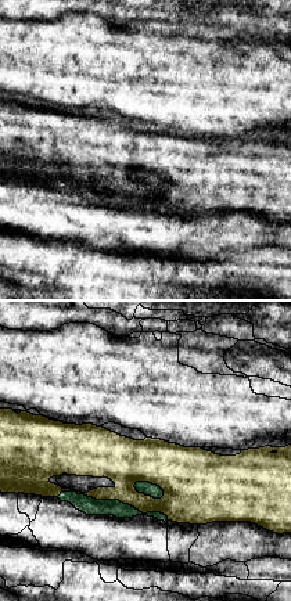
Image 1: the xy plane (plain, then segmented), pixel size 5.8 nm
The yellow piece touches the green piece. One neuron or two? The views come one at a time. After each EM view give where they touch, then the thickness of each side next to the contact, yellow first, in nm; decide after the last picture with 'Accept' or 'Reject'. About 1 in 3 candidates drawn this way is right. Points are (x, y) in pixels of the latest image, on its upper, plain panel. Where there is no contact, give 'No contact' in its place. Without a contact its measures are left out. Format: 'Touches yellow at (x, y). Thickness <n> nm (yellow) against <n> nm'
Touches yellow at (114, 189). Thickness 280 nm (yellow) against 100 nm

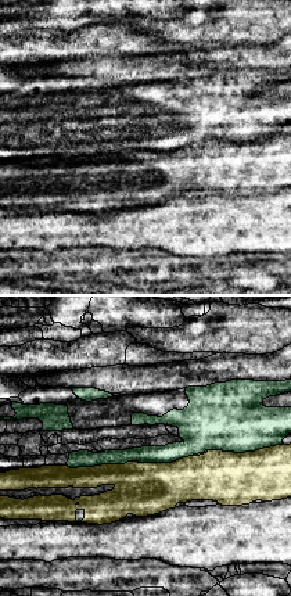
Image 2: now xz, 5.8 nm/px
Touches yellow at (129, 151). Thickness 300 nm (yellow) against 110 nm

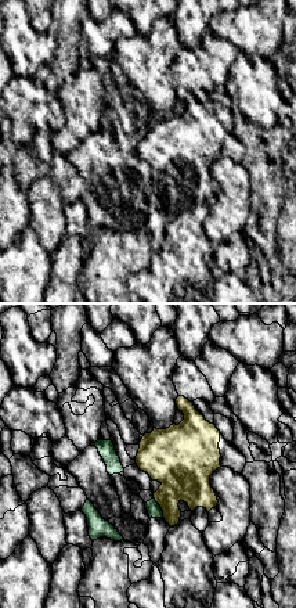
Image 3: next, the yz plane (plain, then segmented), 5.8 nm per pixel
Touches yellow at (161, 197). Thickness 300 nm (yellow) against 80 nm

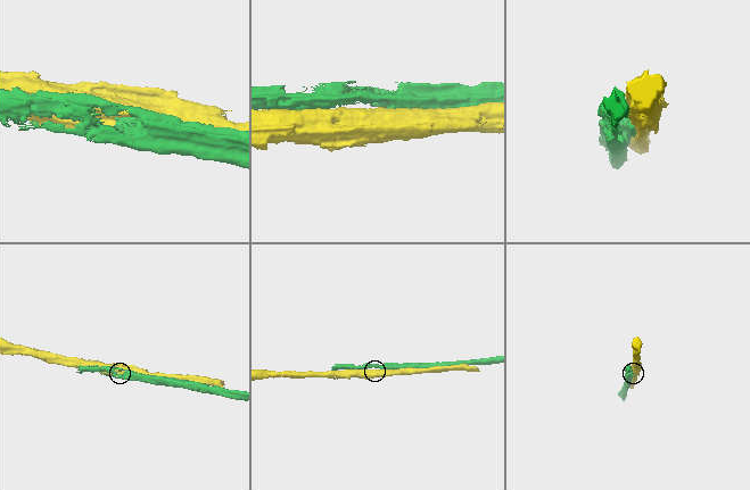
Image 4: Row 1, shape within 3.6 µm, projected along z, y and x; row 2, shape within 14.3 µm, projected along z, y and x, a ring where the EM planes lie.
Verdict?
Reject

